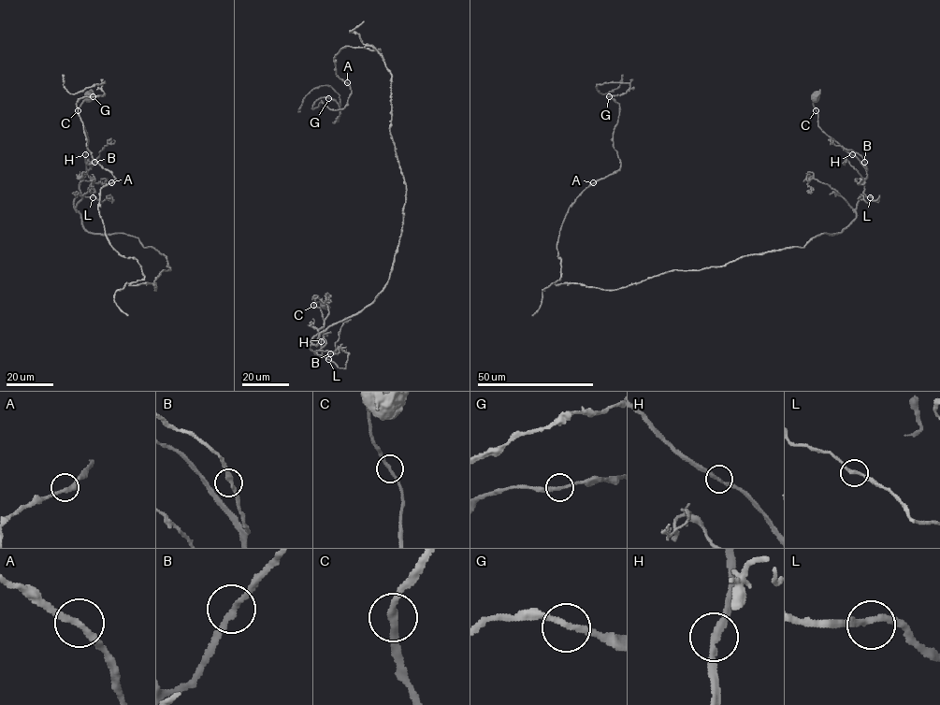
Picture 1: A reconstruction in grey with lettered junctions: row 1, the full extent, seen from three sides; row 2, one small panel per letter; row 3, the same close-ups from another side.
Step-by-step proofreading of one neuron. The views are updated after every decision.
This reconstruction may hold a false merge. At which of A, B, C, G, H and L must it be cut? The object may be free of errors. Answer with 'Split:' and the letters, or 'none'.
Split: none

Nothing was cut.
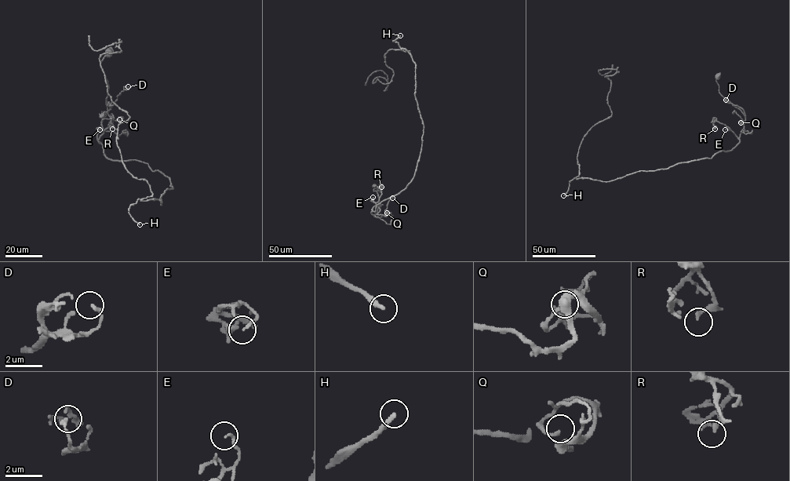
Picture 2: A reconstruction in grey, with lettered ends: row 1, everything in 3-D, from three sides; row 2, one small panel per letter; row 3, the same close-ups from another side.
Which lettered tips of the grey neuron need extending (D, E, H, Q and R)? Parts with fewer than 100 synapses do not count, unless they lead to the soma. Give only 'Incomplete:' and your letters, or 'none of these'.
Incomplete: H

